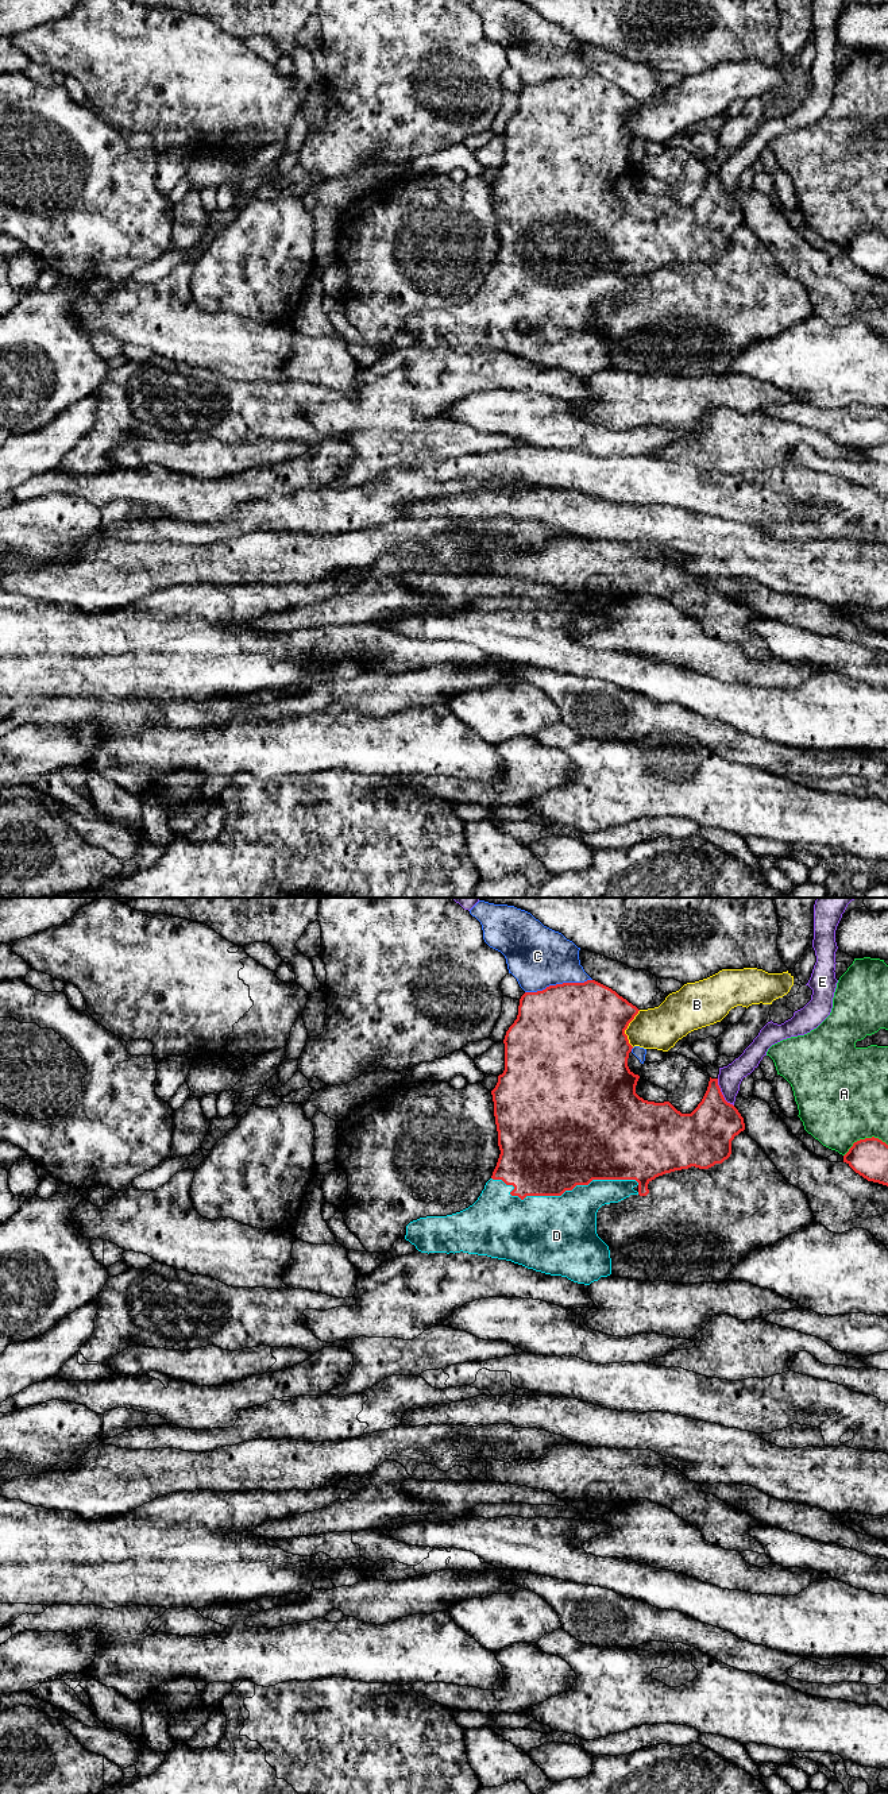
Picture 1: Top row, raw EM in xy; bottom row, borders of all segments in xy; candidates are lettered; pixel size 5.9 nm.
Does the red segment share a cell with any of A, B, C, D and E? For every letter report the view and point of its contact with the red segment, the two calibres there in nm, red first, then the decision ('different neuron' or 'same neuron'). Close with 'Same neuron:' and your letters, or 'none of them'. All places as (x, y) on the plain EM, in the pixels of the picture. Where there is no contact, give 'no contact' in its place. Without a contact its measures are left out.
A: meets red in xy at (865, 231); 220 nm thick on the red side, 480 nm on the other; different neuron
B: meets red in xy at (626, 120); 480 nm thick on the red side, 260 nm on the other; different neuron
C: meets red in xy at (558, 77); 500 nm thick on the red side, 360 nm on the other; different neuron
D: meets red in xy at (560, 288); 480 nm thick on the red side, 480 nm on the other; same neuron
E: meets red in xy at (721, 186); 300 nm thick on the red side, 140 nm on the other; different neuron
Same neuron: D

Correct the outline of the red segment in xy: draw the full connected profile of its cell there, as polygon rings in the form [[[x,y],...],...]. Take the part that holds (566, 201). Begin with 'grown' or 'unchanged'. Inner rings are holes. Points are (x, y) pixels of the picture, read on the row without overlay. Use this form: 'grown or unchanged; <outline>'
grown; [[[595,74],[563,76],[549,78],[543,84],[525,85],[520,92],[518,108],[514,116],[506,124],[505,136],[505,163],[498,169],[498,175],[491,184],[494,194],[494,209],[498,224],[498,239],[501,243],[497,259],[491,271],[486,275],[478,293],[468,301],[447,308],[426,309],[410,315],[406,319],[405,332],[409,333],[421,346],[468,346],[487,348],[491,351],[506,352],[522,358],[528,362],[551,369],[561,369],[568,373],[590,378],[601,370],[611,367],[611,351],[609,339],[596,327],[596,305],[610,296],[618,296],[630,288],[646,289],[648,277],[659,269],[675,263],[688,262],[691,259],[709,262],[715,256],[722,256],[731,247],[731,234],[745,223],[744,211],[738,202],[727,196],[718,178],[718,171],[709,174],[707,184],[691,207],[682,207],[669,194],[655,196],[640,190],[636,186],[636,178],[640,171],[628,159],[629,146],[633,139],[629,136],[625,123],[638,107],[638,101],[619,89],[611,81]]]

